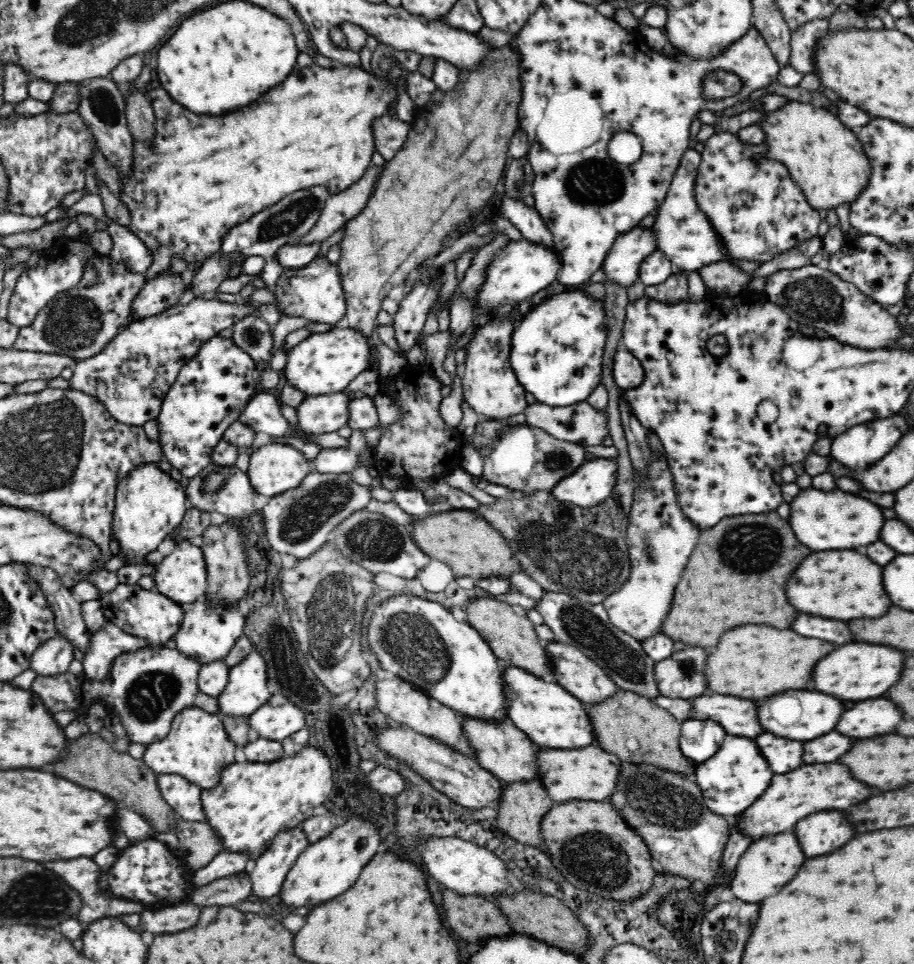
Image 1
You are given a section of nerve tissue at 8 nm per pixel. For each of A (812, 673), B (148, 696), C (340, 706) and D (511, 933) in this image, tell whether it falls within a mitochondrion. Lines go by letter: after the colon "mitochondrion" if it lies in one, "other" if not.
A: other
B: mitochondrion
C: other
D: other

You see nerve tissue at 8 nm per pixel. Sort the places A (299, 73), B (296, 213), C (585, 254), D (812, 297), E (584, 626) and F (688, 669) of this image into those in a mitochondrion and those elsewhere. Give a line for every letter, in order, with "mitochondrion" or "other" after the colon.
A: other
B: mitochondrion
C: other
D: mitochondrion
E: mitochondrion
F: mitochondrion

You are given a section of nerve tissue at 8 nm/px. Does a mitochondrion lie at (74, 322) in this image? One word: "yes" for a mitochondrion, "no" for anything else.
yes

